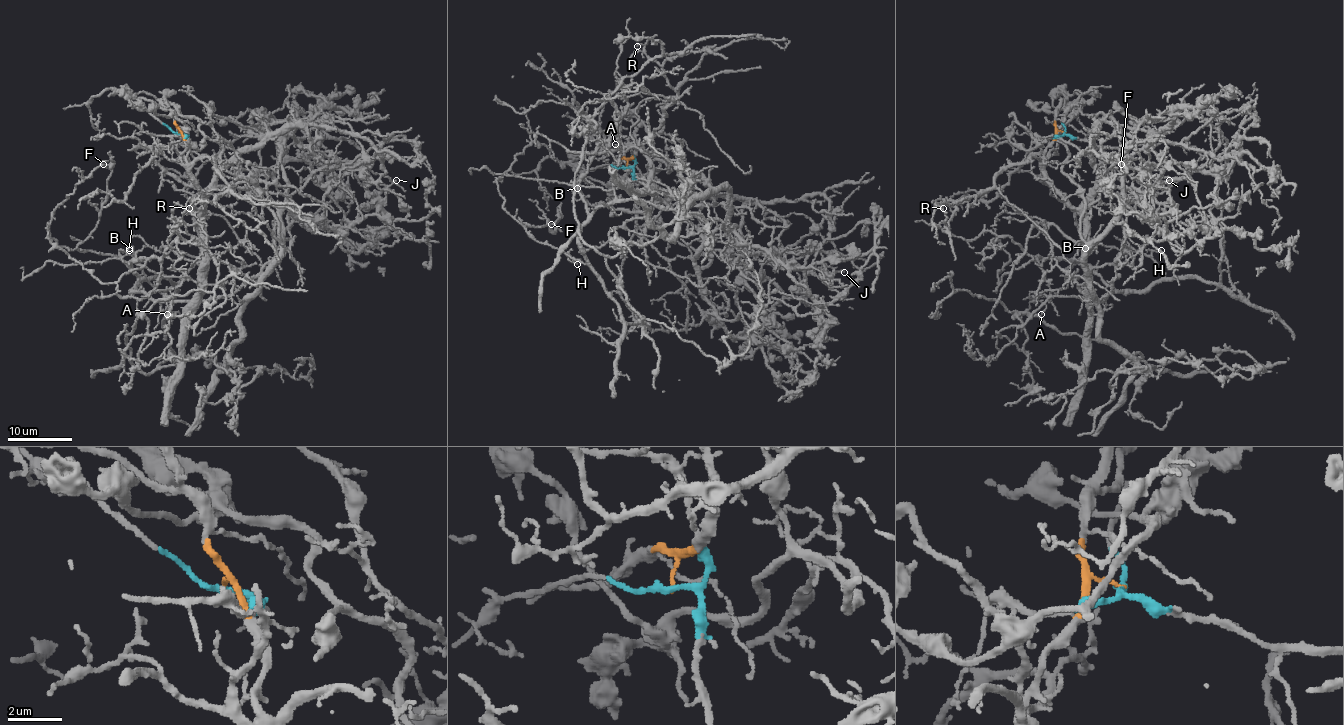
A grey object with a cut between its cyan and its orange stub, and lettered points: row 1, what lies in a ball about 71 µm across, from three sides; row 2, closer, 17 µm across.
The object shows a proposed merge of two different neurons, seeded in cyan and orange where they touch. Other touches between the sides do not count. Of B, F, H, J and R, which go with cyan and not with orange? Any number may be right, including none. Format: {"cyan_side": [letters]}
{"cyan_side": ["B", "F", "H"]}

